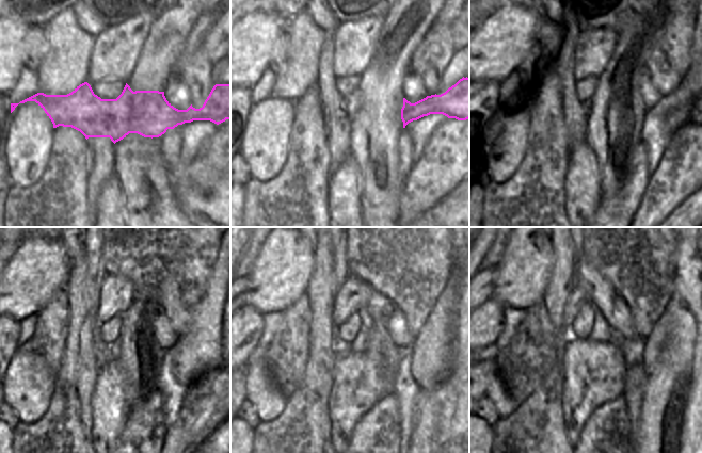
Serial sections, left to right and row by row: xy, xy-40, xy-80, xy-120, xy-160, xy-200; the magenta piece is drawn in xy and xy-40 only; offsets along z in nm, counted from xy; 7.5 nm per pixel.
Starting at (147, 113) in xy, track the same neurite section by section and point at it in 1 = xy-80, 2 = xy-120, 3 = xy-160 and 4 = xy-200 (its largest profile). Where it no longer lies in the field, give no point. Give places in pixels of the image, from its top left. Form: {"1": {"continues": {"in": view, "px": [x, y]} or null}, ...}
{"1": {"continues": {"in": "xy-80", "px": [670, 106]}}, "2": {"continues": {"in": "xy-120", "px": [200, 359]}}, "3": {"continues": {"in": "xy-160", "px": [440, 358]}}, "4": {"continues": {"in": "xy-200", "px": [663, 339]}}}

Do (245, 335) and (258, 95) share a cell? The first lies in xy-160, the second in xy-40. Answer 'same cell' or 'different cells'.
different cells

